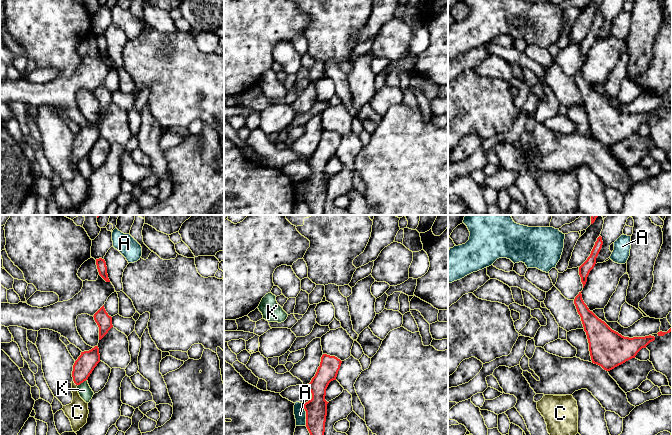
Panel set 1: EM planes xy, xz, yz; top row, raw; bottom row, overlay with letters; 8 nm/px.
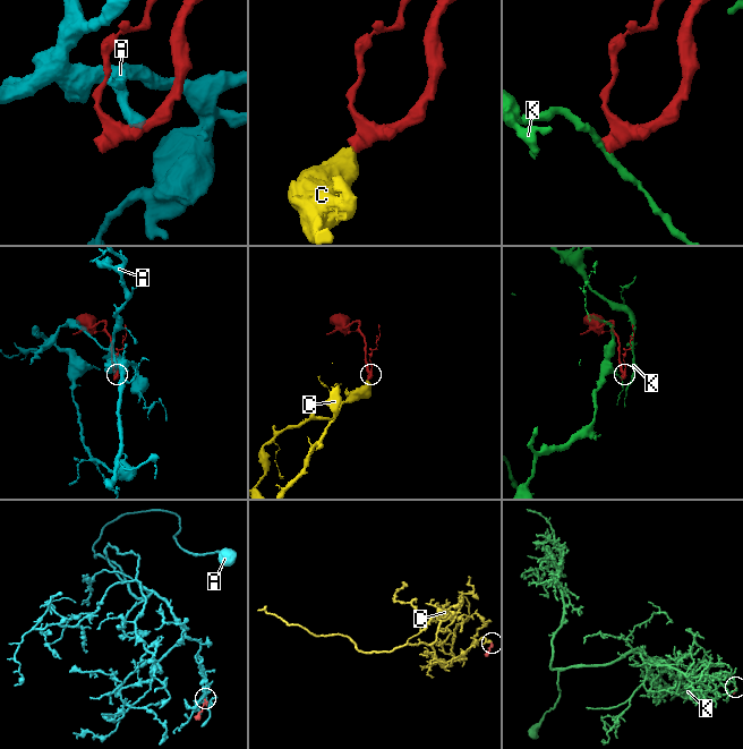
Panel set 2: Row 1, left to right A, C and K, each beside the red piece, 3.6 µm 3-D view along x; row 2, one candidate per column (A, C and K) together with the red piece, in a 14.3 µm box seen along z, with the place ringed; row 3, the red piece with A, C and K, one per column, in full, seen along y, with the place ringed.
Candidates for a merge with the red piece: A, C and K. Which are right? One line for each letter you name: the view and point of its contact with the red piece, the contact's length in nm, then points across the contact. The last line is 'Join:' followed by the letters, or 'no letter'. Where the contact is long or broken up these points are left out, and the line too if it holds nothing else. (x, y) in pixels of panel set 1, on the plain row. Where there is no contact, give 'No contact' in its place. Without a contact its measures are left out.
C: Touches red at xy (75, 159). Shared border 60 nm. Path across: xy (87, 137), (75, 159), (77, 188)
Join: C

